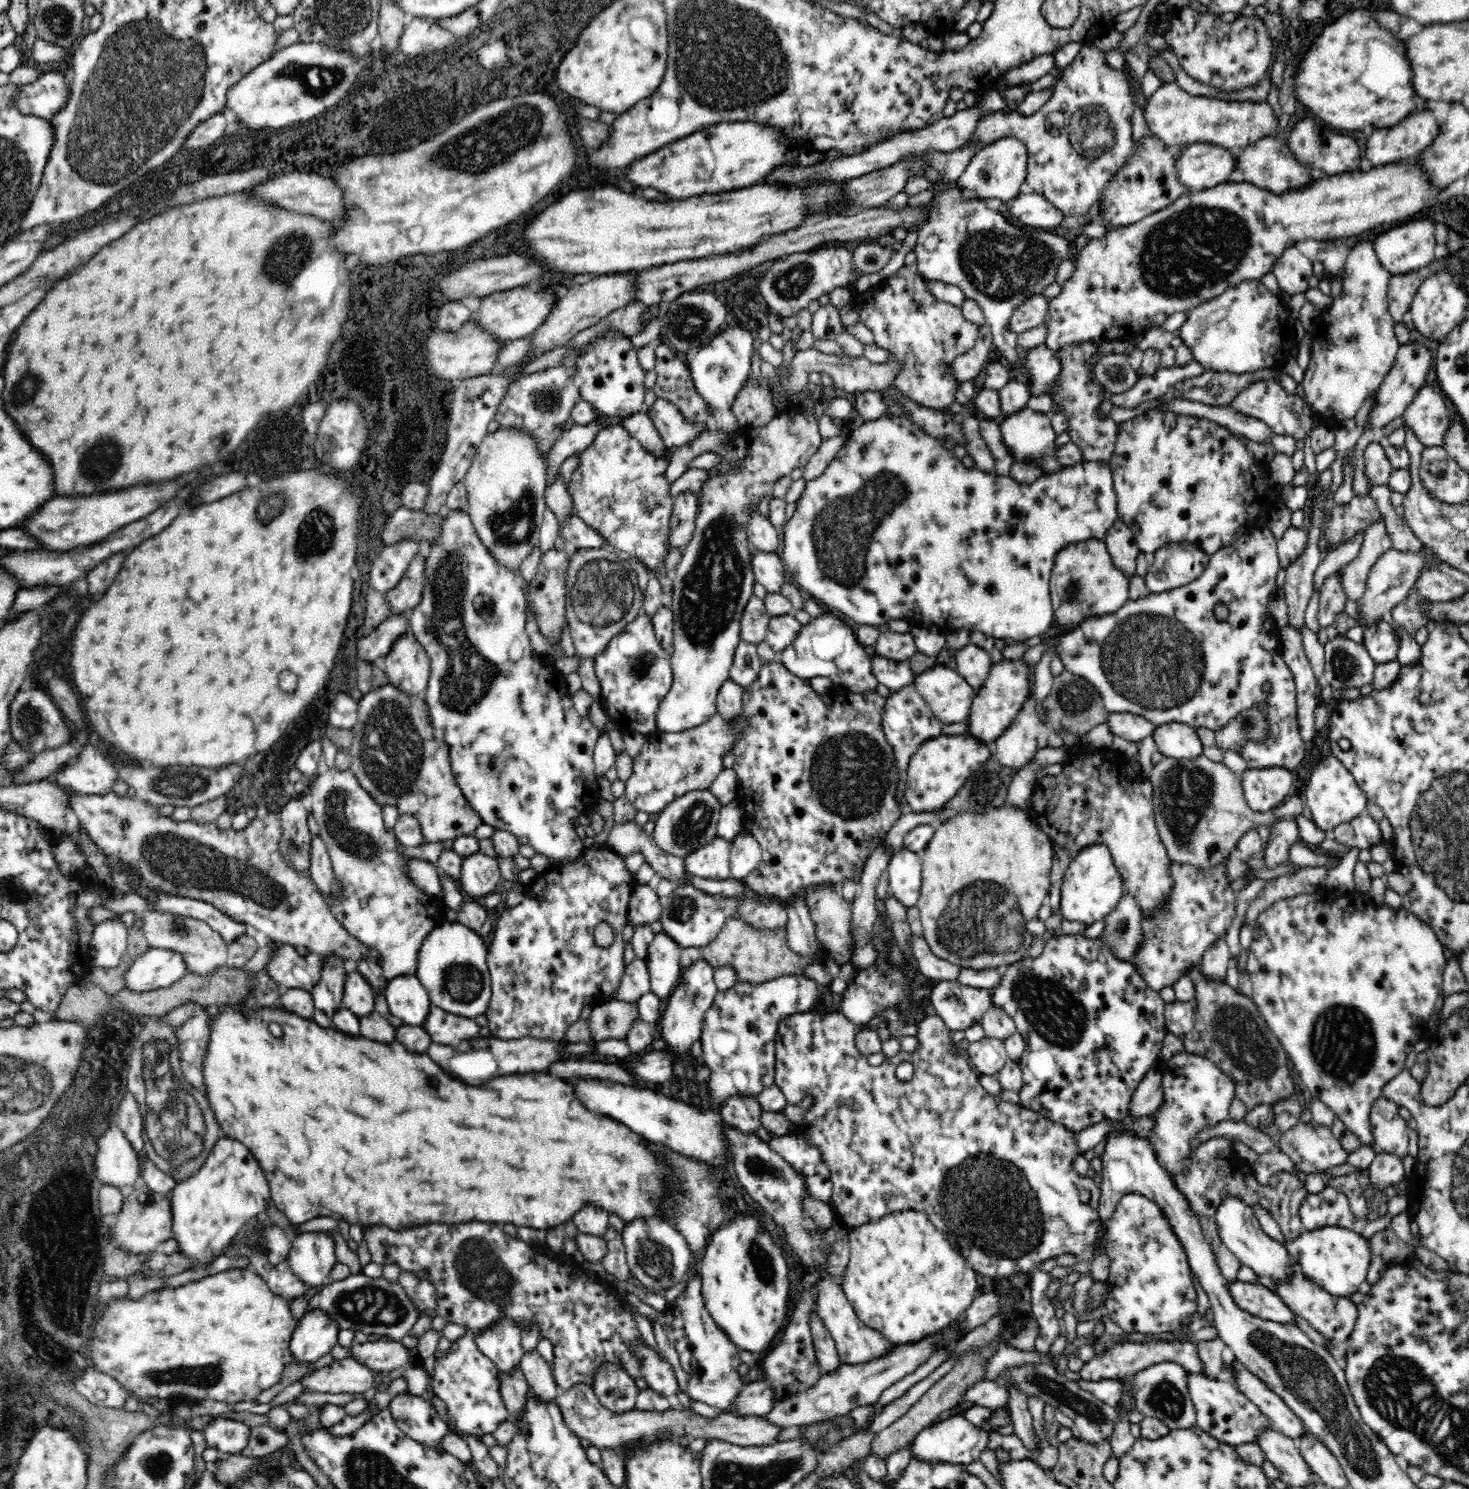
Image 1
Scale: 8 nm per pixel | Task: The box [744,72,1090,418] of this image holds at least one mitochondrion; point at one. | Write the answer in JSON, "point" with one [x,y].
{"point":[1001,265]}

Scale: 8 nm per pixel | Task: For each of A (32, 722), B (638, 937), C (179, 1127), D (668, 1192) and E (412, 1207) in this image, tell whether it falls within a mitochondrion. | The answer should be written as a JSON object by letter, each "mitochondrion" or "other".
{"A":"mitochondrion","B":"other","C":"mitochondrion","D":"other","E":"other"}

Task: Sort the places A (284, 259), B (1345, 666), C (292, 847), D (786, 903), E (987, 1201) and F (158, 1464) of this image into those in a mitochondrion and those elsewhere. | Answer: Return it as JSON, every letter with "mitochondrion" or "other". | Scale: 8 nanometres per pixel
{"A":"mitochondrion","B":"mitochondrion","C":"mitochondrion","D":"other","E":"mitochondrion","F":"mitochondrion"}

